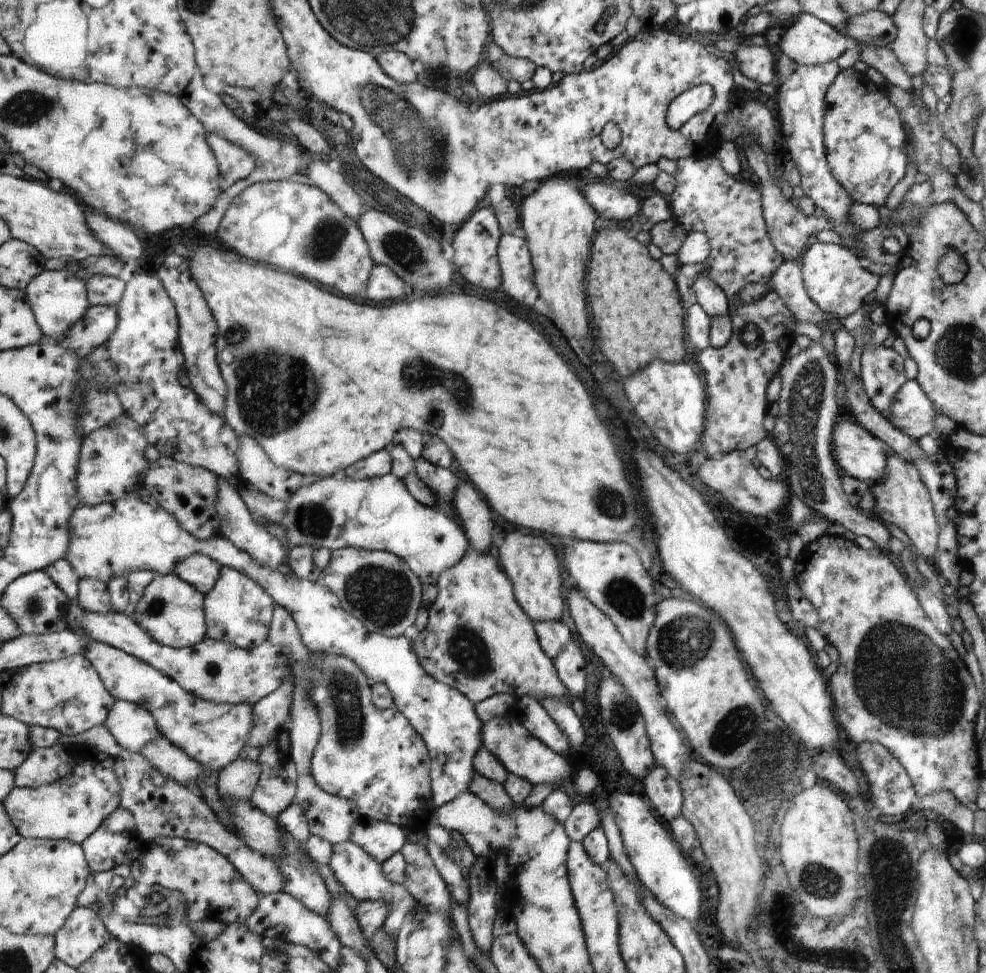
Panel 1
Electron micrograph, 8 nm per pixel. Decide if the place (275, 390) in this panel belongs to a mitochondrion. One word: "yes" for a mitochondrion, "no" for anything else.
yes

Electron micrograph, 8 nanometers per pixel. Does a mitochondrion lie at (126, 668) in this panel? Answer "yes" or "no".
no

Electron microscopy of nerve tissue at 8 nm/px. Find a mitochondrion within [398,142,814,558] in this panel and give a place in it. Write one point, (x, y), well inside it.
(419, 375)

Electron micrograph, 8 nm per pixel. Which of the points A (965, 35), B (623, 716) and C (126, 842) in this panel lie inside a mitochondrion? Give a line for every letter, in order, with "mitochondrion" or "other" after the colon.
A: mitochondrion
B: mitochondrion
C: other

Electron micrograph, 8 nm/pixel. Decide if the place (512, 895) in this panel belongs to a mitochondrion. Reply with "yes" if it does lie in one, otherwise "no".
no

